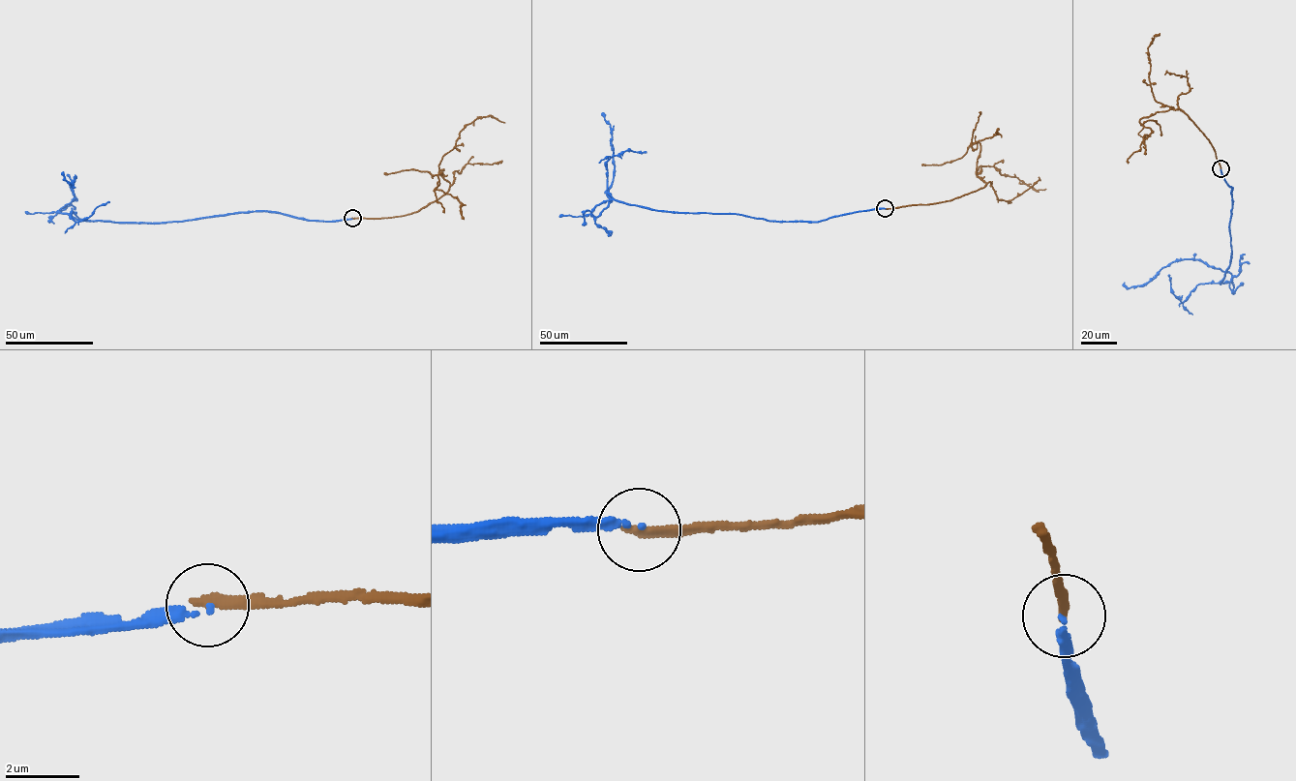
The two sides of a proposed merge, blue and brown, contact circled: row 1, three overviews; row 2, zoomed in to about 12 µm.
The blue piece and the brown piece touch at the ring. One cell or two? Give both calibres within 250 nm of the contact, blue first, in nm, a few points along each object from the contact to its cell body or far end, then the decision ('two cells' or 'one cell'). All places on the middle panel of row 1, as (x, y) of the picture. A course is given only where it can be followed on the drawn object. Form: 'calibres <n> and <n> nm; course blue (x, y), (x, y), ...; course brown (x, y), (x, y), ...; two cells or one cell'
calibres 120 and 300 nm; course blue (885, 208), (781, 222), (615, 199), (596, 204), (593, 216), (607, 206), (614, 170), (604, 115); course brown (885, 208), (945, 201), (980, 189), (986, 182), (977, 176), (980, 165), (995, 167), (1037, 190), (1045, 189); two cells

